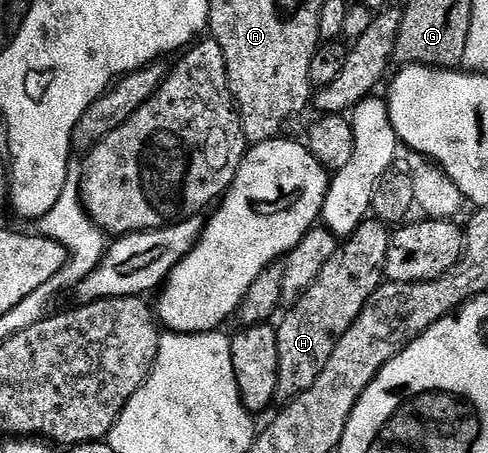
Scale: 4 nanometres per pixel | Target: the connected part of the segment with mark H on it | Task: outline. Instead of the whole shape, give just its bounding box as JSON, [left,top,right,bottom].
[277,218,391,402]

